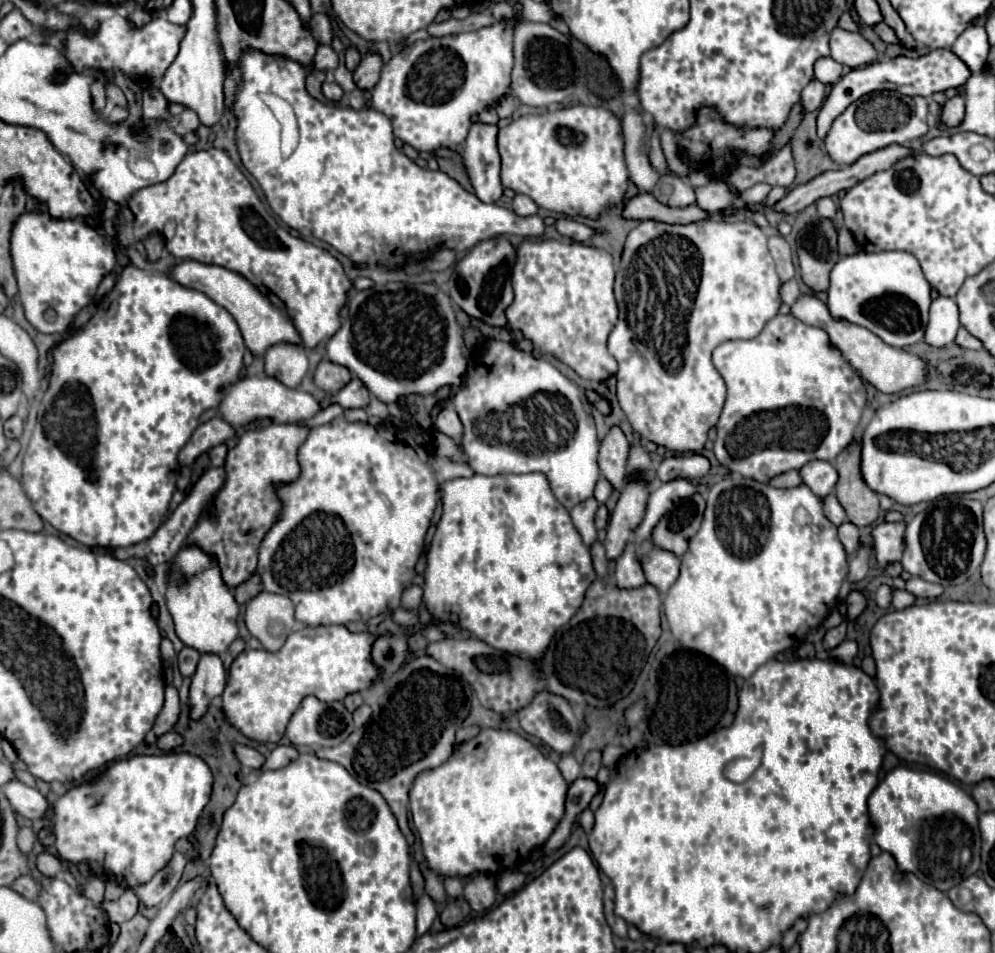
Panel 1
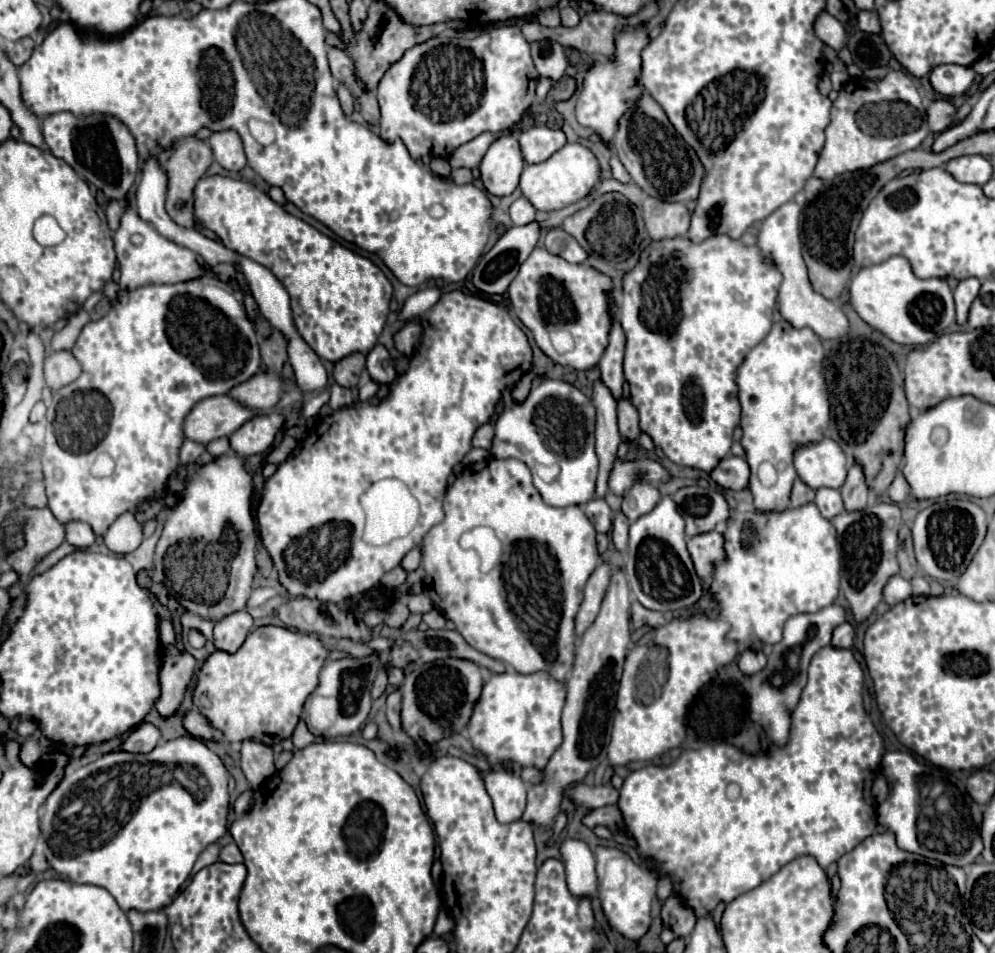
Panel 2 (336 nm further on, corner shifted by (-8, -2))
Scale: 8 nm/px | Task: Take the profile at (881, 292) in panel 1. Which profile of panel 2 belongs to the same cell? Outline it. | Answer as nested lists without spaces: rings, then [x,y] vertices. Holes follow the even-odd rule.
[[[890,257],[878,265],[862,267],[850,281],[850,303],[854,311],[864,319],[872,329],[884,333],[890,341],[900,345],[926,345],[942,335],[956,319],[954,319],[954,299],[946,279],[918,279],[912,273],[912,267],[906,257]]]

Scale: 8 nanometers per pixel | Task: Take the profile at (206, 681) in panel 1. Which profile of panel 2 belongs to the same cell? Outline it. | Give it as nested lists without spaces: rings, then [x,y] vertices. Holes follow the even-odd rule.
[[[246,611],[232,613],[232,617],[224,617],[224,621],[218,621],[214,627],[214,647],[218,651],[236,653],[244,639],[248,637],[252,629],[252,617]]]

